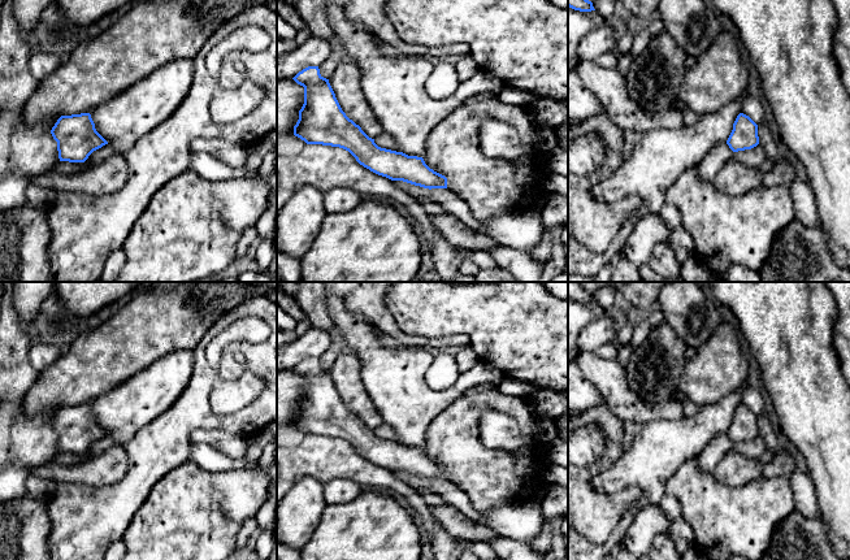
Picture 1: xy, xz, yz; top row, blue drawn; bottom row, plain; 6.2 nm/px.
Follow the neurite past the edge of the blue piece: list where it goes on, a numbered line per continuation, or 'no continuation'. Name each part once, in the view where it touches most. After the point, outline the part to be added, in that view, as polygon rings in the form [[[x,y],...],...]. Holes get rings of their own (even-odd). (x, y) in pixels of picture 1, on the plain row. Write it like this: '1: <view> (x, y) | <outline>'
no continuation

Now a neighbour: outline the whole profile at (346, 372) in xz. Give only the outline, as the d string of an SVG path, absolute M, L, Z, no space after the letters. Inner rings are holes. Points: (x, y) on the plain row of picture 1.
M343 353L334 361L329 374L346 404L372 430L385 421L370 400L361 378L361 361L355 353Z

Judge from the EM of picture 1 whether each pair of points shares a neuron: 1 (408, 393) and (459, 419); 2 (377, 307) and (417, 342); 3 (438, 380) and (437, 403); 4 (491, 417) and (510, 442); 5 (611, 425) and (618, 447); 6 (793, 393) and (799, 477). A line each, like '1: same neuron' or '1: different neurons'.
1: different neurons
2: same neuron
3: different neurons
4: same neuron
5: same neuron
6: different neurons

